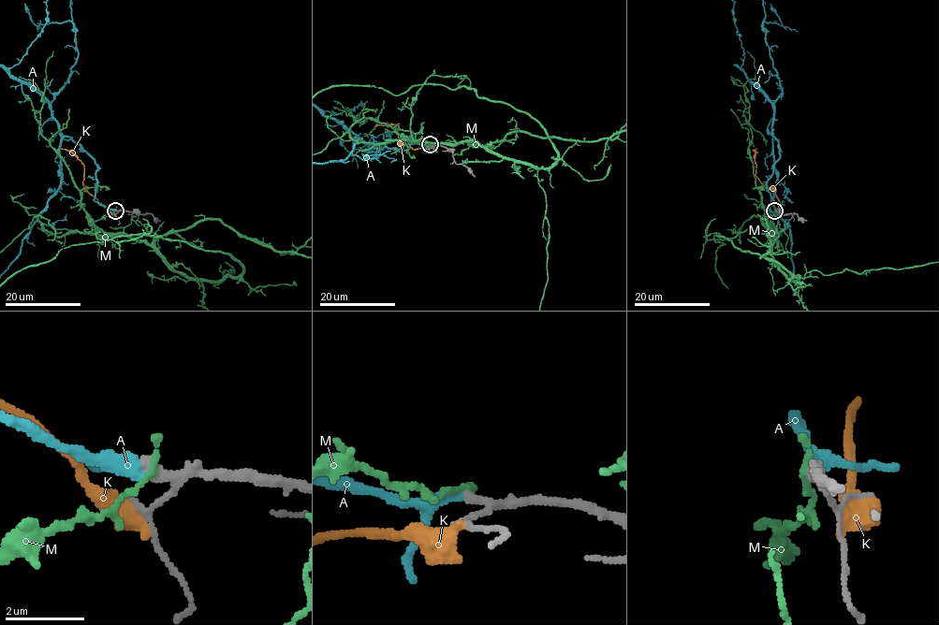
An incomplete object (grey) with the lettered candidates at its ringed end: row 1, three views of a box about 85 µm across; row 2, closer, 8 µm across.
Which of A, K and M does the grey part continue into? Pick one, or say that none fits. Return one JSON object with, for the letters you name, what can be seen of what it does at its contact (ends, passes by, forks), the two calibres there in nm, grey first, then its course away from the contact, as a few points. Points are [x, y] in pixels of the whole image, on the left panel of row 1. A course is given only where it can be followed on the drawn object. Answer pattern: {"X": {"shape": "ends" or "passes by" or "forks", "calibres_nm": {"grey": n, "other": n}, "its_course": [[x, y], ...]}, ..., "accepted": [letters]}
{"A": {"shape": "ends", "calibres_nm": {"grey": 200, "other": 400}, "its_course": [[115, 210], [95, 199], [97, 165], [65, 137], [58, 191], [22, 239], [21, 254]]}, "accepted": ["A"]}

